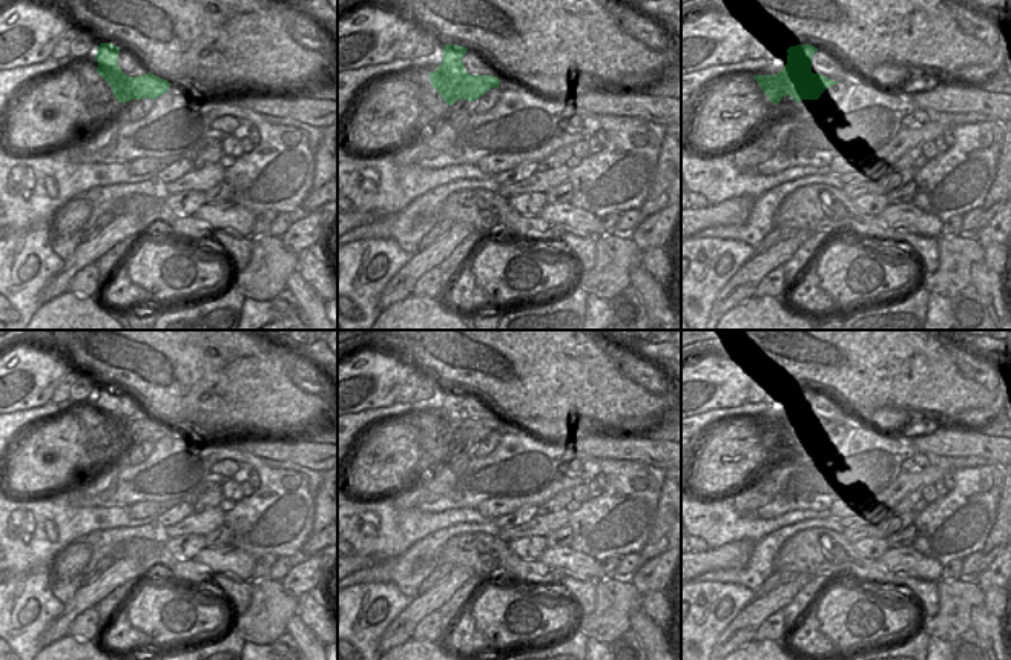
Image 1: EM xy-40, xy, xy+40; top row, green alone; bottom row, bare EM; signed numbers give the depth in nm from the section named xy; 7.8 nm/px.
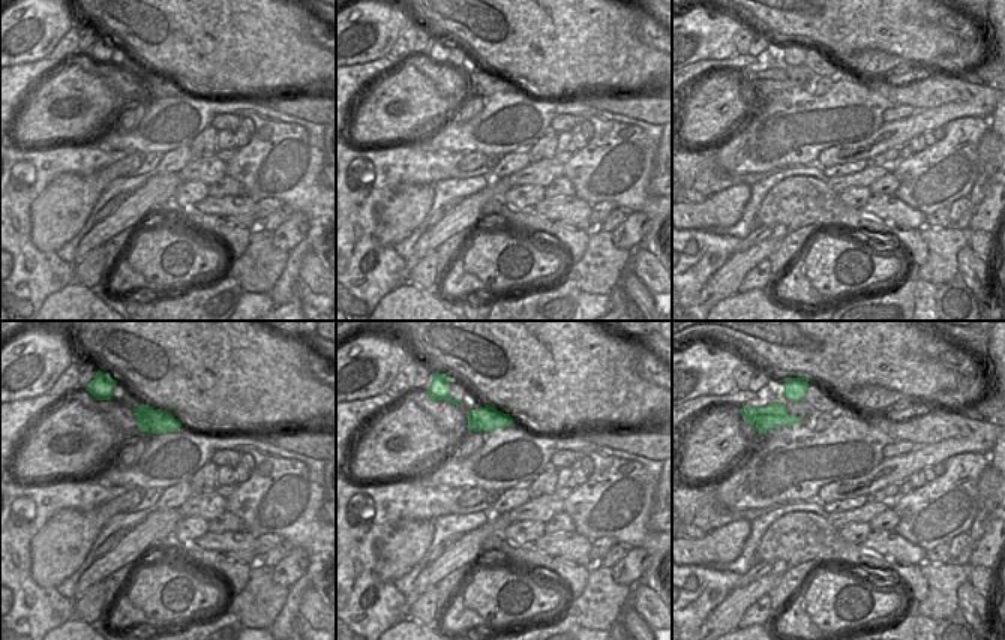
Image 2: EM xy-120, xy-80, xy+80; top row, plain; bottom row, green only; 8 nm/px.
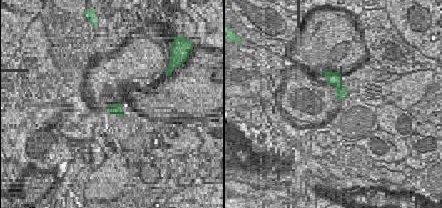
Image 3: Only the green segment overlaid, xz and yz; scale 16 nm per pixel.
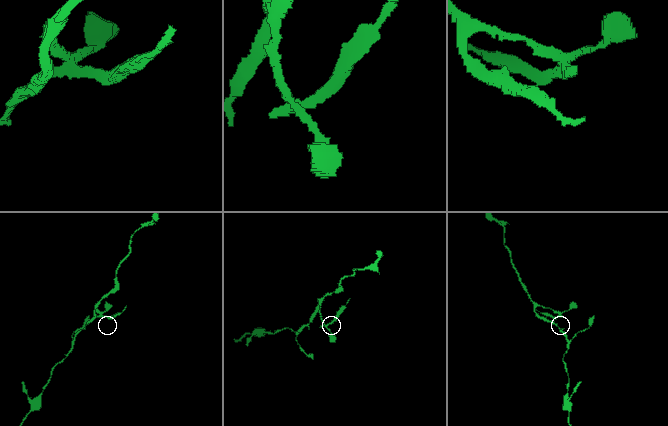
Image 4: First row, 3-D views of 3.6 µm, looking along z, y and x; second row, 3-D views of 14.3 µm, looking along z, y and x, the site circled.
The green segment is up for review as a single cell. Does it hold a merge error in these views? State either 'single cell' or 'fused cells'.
fused cells

